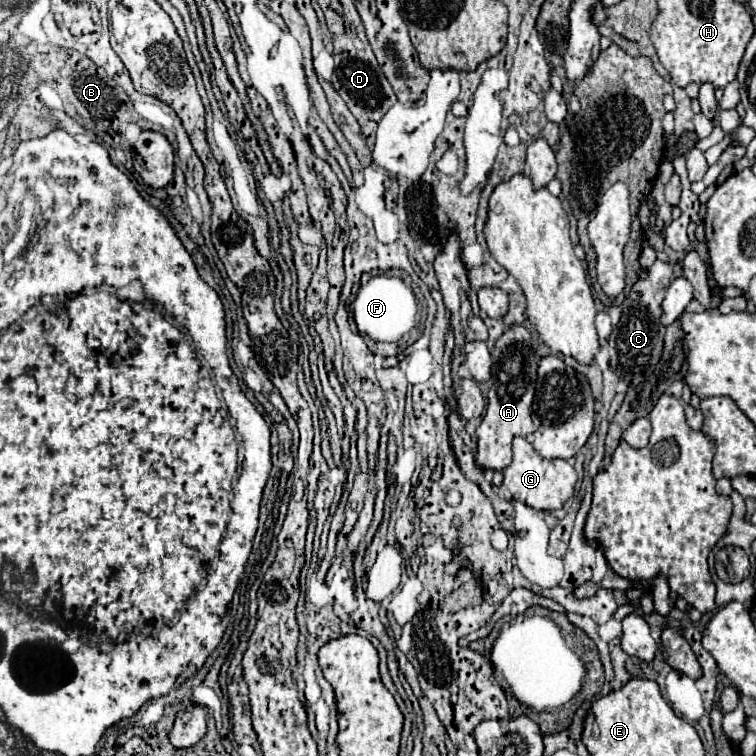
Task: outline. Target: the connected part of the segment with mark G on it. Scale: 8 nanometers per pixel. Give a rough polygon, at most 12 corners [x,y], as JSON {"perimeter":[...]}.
{"perimeter":[[522,436],[504,470],[512,498],[534,510],[560,510],[576,470],[542,458]]}

